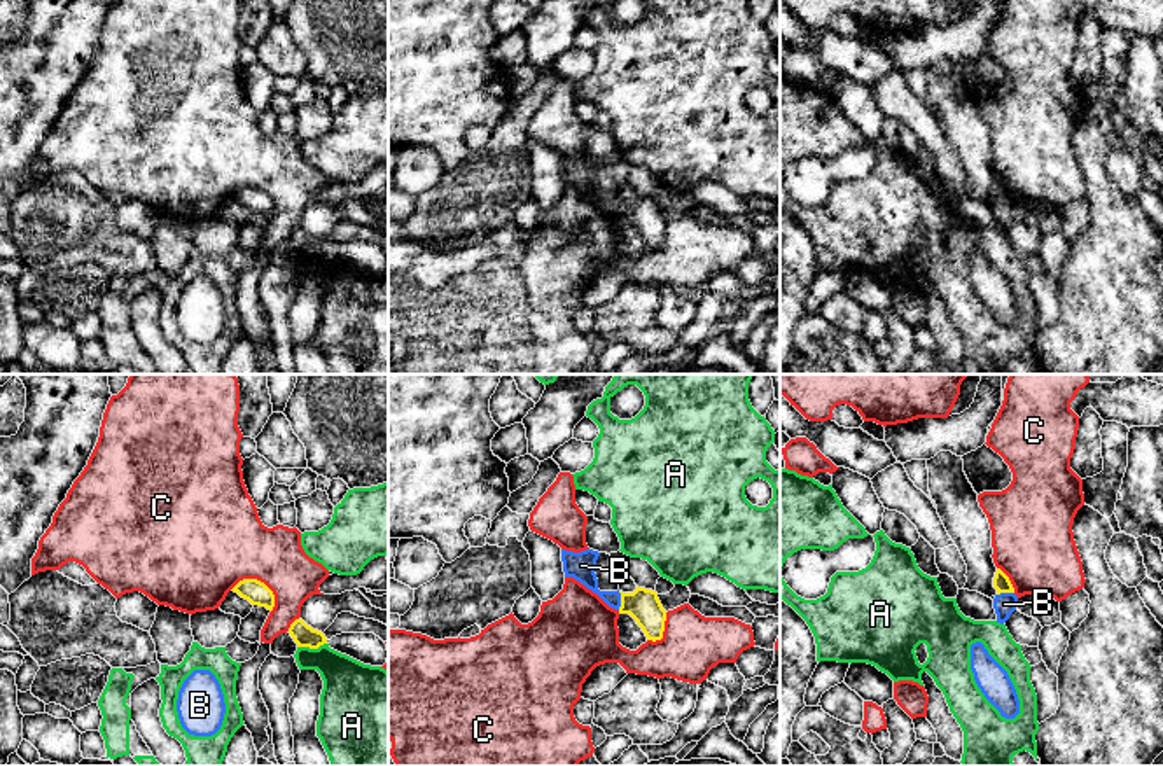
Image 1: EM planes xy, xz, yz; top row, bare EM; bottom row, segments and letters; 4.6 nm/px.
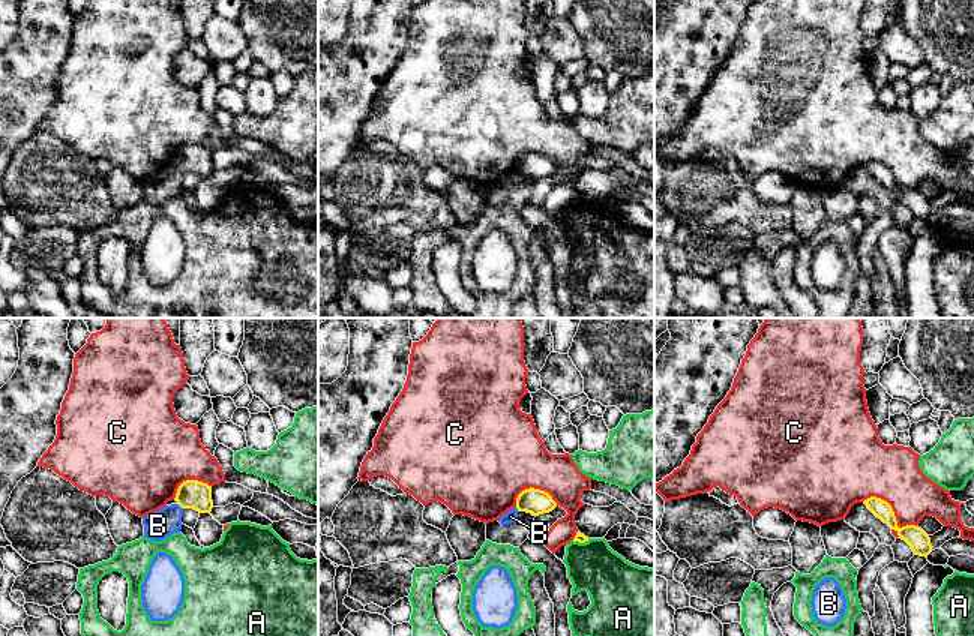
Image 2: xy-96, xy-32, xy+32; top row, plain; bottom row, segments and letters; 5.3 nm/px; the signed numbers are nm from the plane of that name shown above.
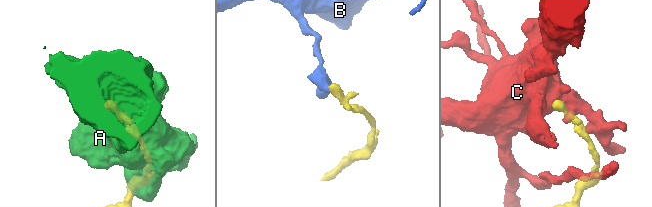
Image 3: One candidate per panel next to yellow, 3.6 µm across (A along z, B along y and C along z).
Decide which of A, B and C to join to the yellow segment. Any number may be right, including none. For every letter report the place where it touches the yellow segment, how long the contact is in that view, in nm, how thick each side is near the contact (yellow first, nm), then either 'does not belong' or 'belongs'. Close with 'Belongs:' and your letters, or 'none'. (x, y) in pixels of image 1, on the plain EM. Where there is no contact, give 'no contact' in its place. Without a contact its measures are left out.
A: xy (312, 256) | 140 nm | 100/240 nm | does not belong
B: xz (621, 208) | 90 nm | 150/130 nm | does not belong
C: xy (256, 188) | 220 nm | 110/420 nm | does not belong
Belongs: none

